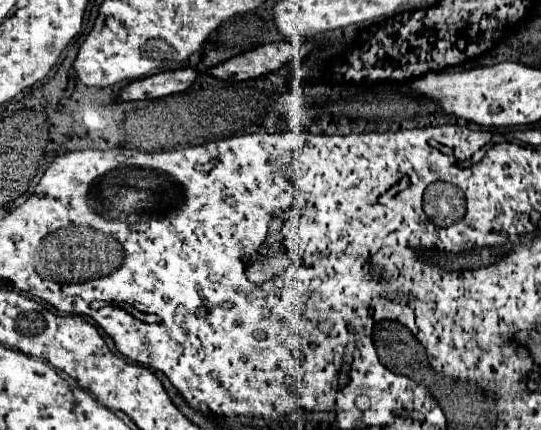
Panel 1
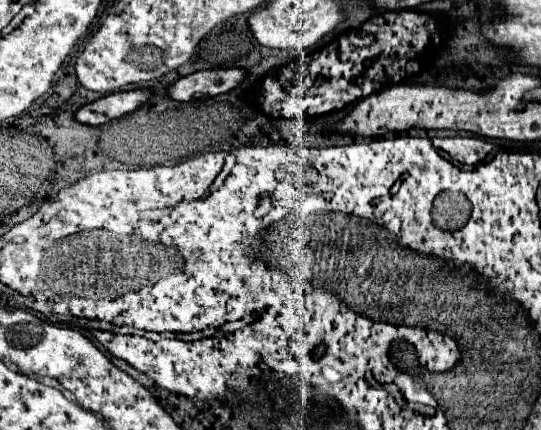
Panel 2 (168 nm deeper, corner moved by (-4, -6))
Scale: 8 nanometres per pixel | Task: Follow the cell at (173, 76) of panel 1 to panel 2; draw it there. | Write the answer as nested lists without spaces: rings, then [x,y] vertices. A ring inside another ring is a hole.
[[[146,89],[112,93],[112,95],[106,95],[98,101],[92,101],[92,103],[86,103],[84,107],[80,107],[74,113],[74,119],[82,125],[104,125],[104,123],[108,123],[108,119],[118,119],[118,117],[134,111],[148,99],[150,99],[150,91],[146,91]]]

